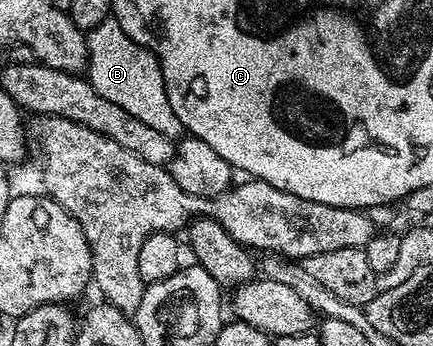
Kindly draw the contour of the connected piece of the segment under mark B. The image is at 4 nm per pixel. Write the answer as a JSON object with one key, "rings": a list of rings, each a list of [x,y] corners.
{"rings":[[[111,19],[89,30],[86,56],[90,85],[97,93],[104,95],[104,99],[116,103],[116,107],[124,107],[128,115],[140,119],[140,123],[148,123],[148,127],[160,131],[160,135],[168,135],[171,139],[183,136],[182,123],[176,111],[172,111],[172,103],[168,103],[162,64],[149,49],[126,34],[125,25]]]}

